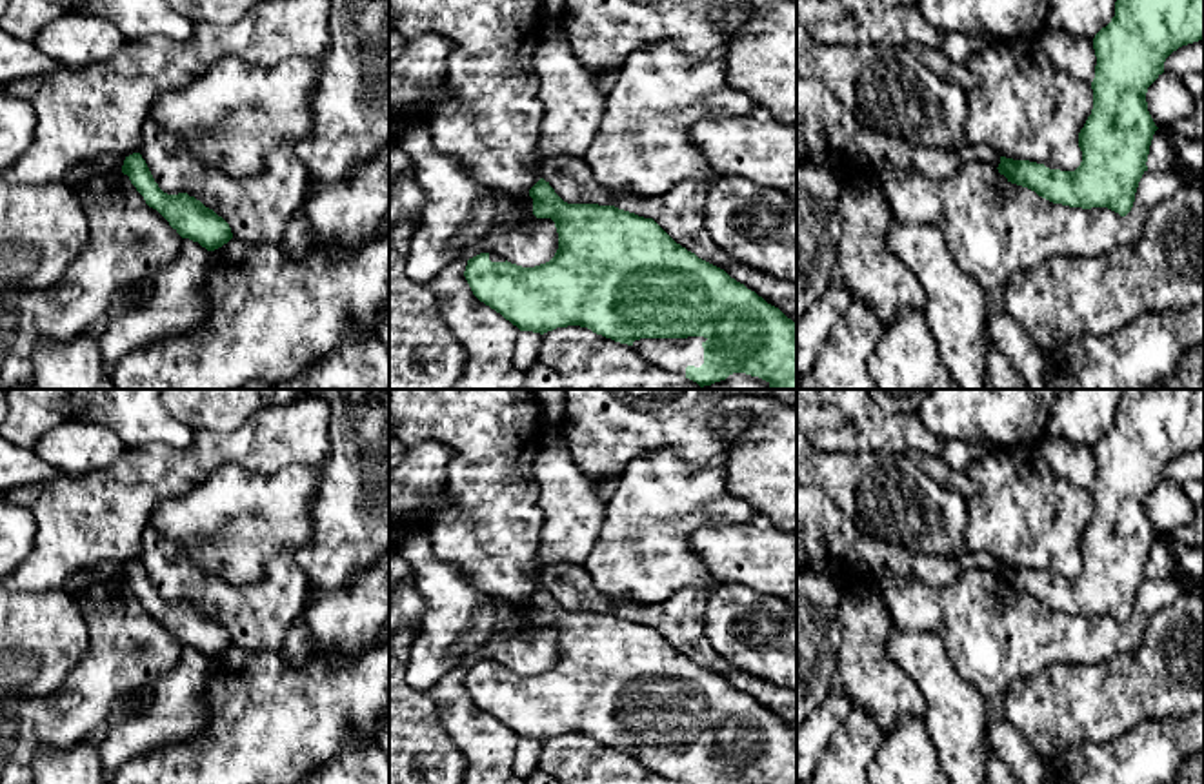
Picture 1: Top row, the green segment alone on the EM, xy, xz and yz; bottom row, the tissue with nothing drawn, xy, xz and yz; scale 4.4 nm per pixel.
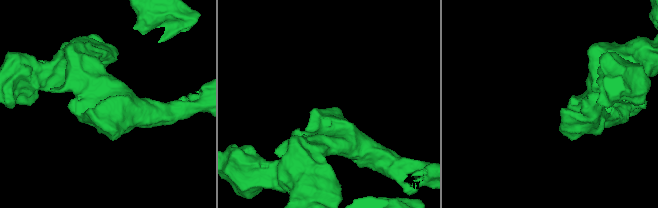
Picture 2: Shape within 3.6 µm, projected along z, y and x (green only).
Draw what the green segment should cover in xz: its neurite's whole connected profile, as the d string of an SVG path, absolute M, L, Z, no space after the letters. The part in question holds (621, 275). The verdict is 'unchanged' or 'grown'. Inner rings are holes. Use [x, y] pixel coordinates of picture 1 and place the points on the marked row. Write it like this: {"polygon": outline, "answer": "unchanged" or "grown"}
{"polygon": "M544 178L529 196L533 215L555 222L555 256L522 267L500 255L480 253L464 271L473 295L520 331L544 335L557 327L587 327L633 346L649 362L700 387L746 373L766 380L769 389L797 389L797 324L778 307L677 244L653 218L615 206L567 204Z", "answer": "grown"}

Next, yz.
{"polygon": "M1117 0L1115 16L1093 38L1093 109L1079 133L1080 166L1075 171L1060 171L1000 156L998 173L1053 204L1108 207L1126 216L1148 171L1149 146L1159 129L1148 111L1148 87L1164 73L1164 62L1173 51L1199 40L1204 40L1204 0Z", "answer": "unchanged"}

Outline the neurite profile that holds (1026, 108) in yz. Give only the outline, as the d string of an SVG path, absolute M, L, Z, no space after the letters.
M1017 36L980 47L968 56L966 65L980 80L968 95L968 144L986 144L1000 156L1044 164L1049 169L1075 171L1080 166L1079 133L1093 109L1091 84L1057 67L1037 36Z

